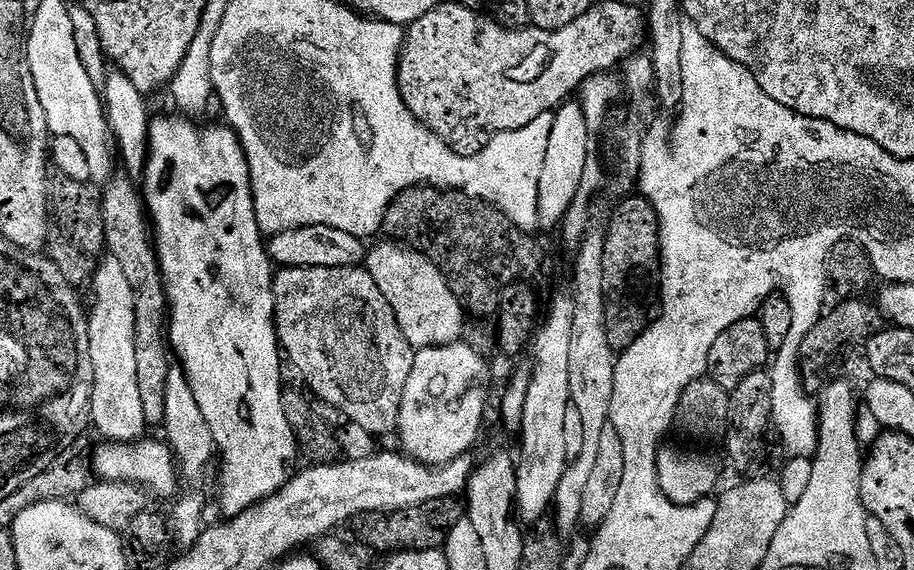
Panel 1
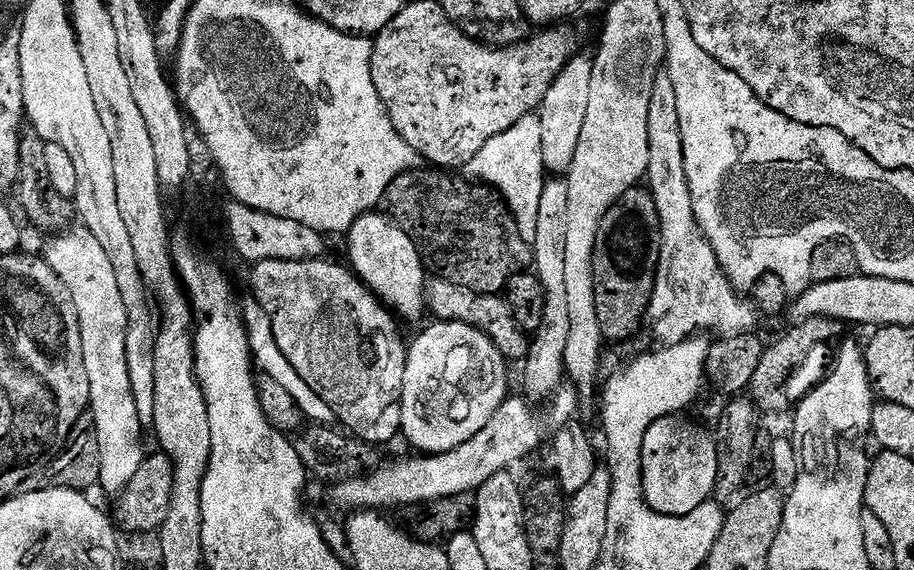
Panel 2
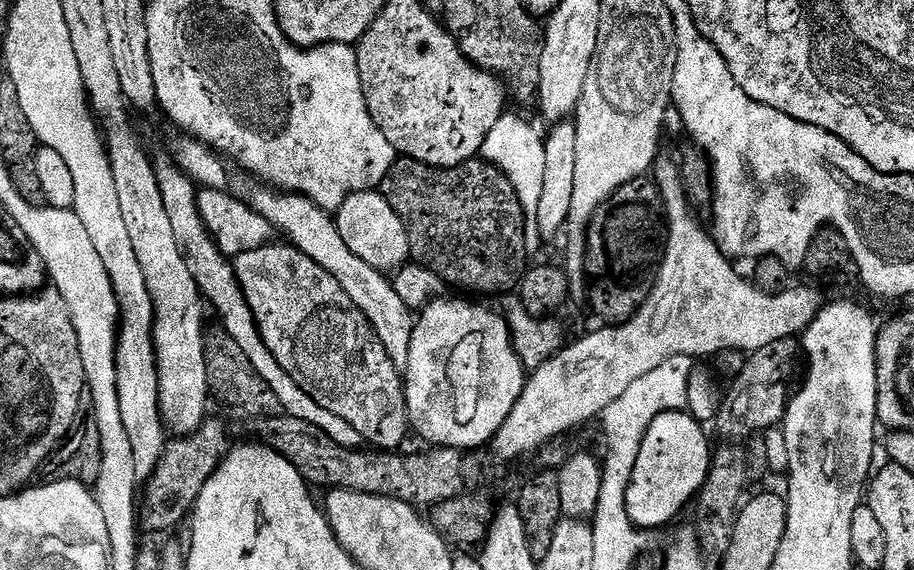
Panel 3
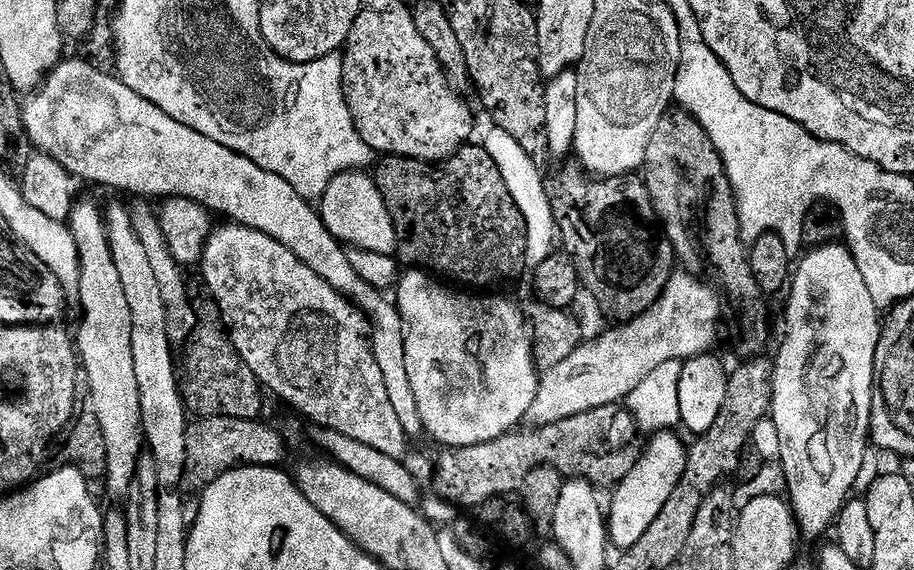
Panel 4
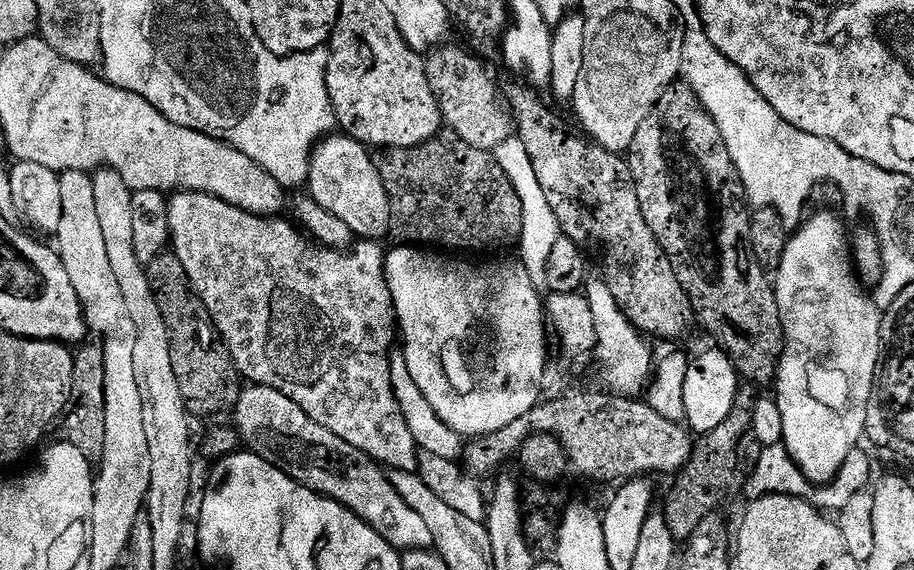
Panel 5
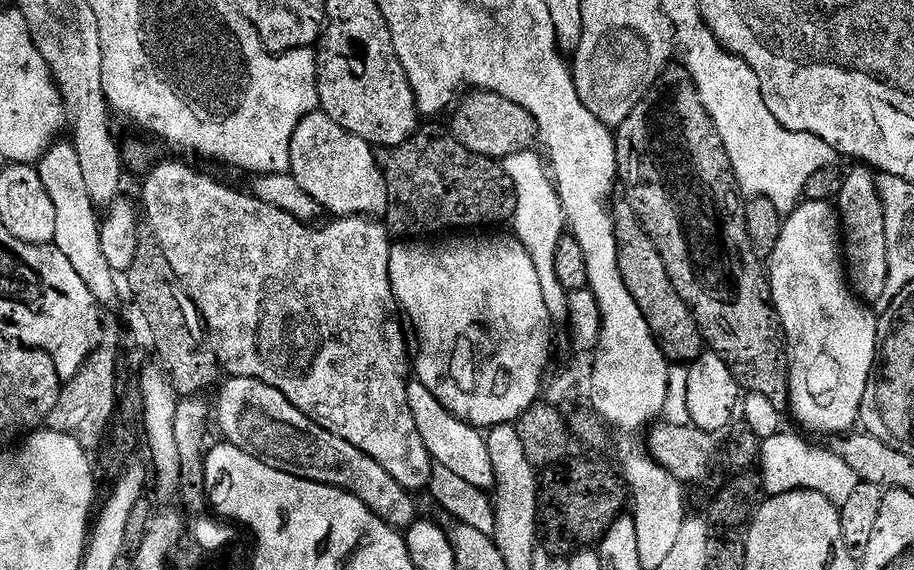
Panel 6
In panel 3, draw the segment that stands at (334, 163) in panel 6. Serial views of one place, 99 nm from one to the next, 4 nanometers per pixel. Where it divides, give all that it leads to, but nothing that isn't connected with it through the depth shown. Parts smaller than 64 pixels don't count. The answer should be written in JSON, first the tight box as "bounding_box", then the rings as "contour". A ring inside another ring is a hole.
{"bounding_box":[334,191,410,274],"contour":[[[379,191],[352,192],[346,198],[346,202],[342,202],[342,206],[336,209],[334,219],[338,226],[338,234],[342,234],[342,242],[346,242],[346,246],[350,246],[350,250],[354,250],[354,254],[358,254],[358,258],[362,258],[362,262],[379,268],[385,274],[403,268],[405,264],[409,263],[410,242],[406,238],[406,226],[402,226],[402,218],[398,218],[398,214],[394,214],[390,202],[386,202],[386,198],[381,196]]]}

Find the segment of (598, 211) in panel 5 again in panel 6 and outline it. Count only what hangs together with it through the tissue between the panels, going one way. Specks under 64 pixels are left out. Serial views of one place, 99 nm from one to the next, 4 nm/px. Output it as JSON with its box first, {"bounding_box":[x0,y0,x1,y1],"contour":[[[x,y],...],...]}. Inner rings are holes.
{"bounding_box":[614,202,702,365],"contour":[[[627,202],[615,205],[614,219],[618,242],[618,264],[626,288],[634,294],[634,300],[638,302],[653,336],[659,340],[665,358],[673,365],[687,365],[702,354],[702,337],[696,319],[692,317],[688,303],[678,294],[666,270],[666,262],[662,262],[662,254],[658,254],[658,246],[654,246],[650,234],[646,234],[632,207]]]}

